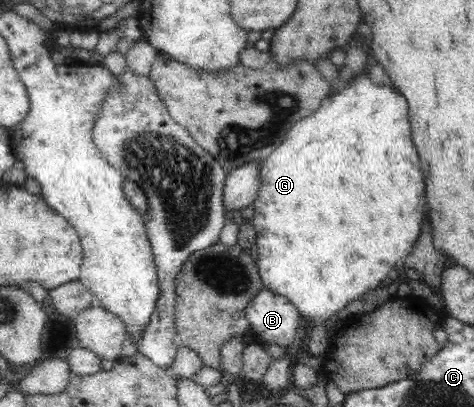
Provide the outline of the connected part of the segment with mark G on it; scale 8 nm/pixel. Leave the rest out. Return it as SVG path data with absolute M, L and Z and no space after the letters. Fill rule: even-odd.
M356 75L357 81L348 85L342 92L335 91L326 96L320 108L310 116L305 117L288 132L286 139L275 152L272 152L268 159L262 162L260 168L261 188L253 205L255 211L252 223L256 229L257 246L260 251L260 258L257 261L257 268L262 282L272 294L283 296L289 300L298 311L299 317L310 326L310 328L326 328L338 312L342 312L348 304L364 300L364 296L370 290L376 290L384 284L386 278L394 275L396 269L408 259L418 242L423 225L422 218L425 218L426 188L424 188L424 171L421 166L420 156L416 152L416 146L411 134L411 125L407 111L407 102L391 86L379 86L366 75Z

